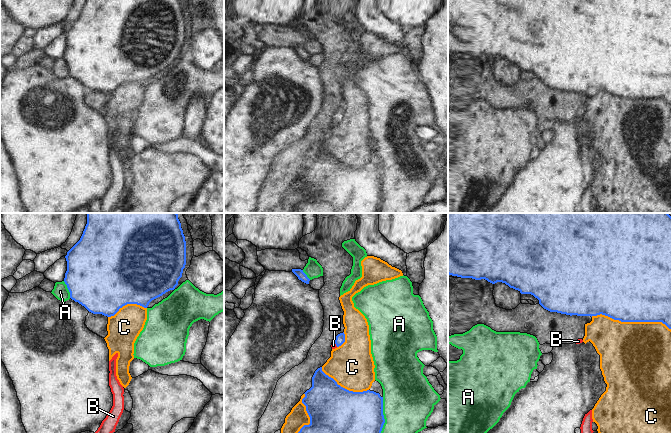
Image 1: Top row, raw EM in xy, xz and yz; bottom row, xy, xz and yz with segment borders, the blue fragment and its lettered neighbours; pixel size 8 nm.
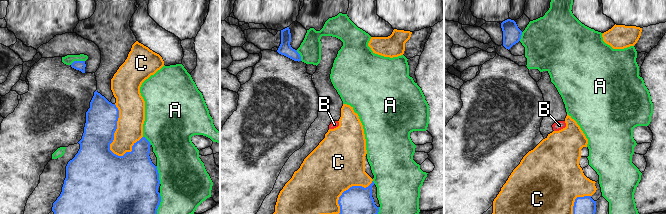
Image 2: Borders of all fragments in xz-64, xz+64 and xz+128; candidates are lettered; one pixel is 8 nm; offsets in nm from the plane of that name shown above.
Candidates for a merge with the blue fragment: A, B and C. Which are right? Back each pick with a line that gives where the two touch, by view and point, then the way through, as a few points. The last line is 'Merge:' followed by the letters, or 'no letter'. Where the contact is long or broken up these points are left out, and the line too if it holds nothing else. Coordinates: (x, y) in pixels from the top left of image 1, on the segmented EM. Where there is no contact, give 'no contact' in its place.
B: meets blue in xz at (334, 342); runs through xz (340, 338), (334, 342), (333, 345)
Merge: B

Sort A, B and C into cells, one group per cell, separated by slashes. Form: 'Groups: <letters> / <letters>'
Groups: A / B / C

